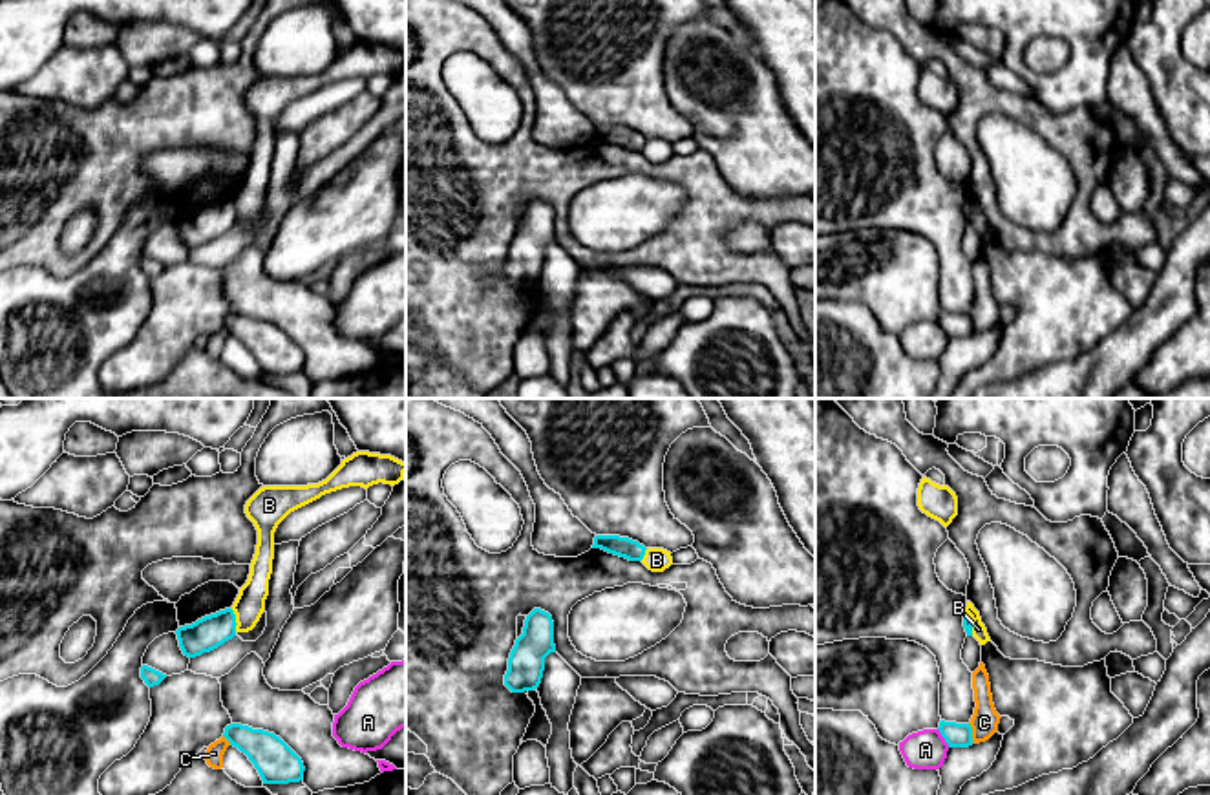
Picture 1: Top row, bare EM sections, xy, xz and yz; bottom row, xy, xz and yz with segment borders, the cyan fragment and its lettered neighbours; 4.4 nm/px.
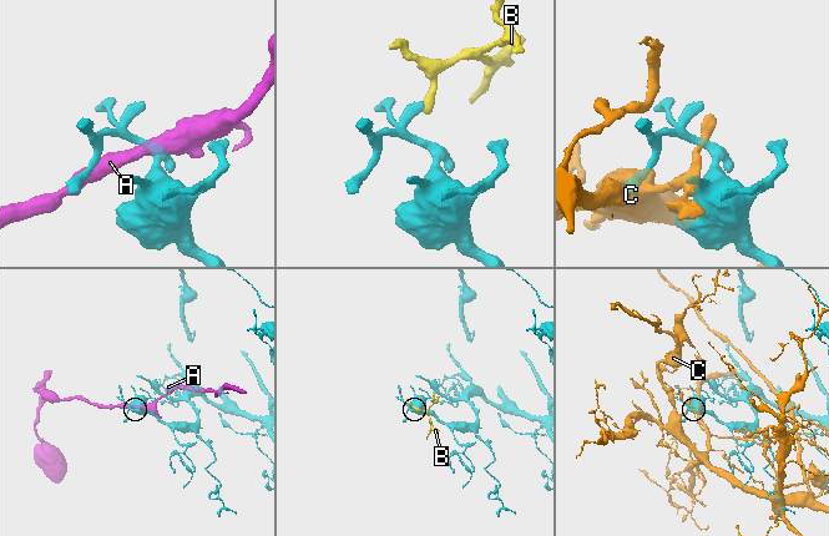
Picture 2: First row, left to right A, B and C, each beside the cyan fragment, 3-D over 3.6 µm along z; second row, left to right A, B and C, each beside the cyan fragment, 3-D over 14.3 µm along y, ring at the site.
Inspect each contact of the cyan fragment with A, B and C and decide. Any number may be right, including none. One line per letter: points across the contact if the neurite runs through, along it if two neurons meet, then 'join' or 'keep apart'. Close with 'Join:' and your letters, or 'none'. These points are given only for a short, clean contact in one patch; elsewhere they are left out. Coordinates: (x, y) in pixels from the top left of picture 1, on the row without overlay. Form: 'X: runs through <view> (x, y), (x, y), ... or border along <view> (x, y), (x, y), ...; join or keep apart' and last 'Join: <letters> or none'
A: border along yz (938, 318), (949, 337); keep apart
B: border along xy (231, 200), (236, 222); keep apart
C: keep apart
Join: none

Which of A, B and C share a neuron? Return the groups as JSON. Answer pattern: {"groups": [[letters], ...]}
{"groups": [["A"], ["B"], ["C"]]}

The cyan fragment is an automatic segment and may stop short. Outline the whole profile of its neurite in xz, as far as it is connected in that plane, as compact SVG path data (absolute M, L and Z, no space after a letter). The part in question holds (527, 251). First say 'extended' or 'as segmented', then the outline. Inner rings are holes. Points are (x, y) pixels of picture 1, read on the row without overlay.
as segmented; M534 199L526 207L523 225L510 243L504 276L512 283L537 280L545 261L545 249L550 243L556 243L552 207Z

